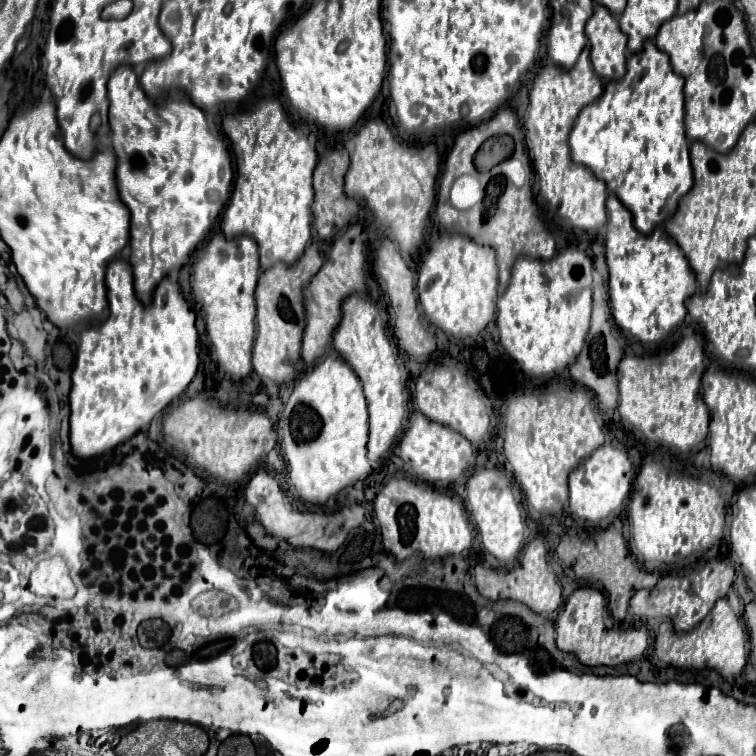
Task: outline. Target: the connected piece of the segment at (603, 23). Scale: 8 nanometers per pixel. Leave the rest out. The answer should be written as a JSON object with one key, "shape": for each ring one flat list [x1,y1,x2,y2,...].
{"shape":[[600,4,594,6,594,14,586,22,586,38,590,42,590,62,596,74,604,80,620,80,626,68,626,34,620,30,618,20]]}

